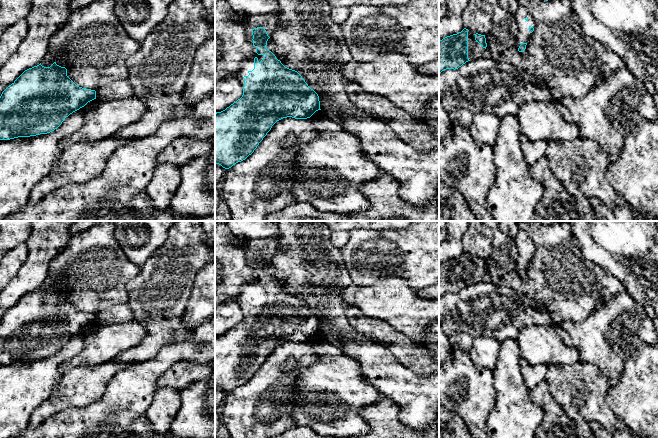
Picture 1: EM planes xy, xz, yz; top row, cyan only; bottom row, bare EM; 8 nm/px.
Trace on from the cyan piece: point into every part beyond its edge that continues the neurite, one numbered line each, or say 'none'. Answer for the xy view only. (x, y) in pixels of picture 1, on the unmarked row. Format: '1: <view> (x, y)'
none

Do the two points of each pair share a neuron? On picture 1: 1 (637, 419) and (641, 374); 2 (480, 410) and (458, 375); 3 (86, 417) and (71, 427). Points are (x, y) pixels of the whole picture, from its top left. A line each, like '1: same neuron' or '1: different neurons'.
1: same neuron
2: same neuron
3: same neuron

